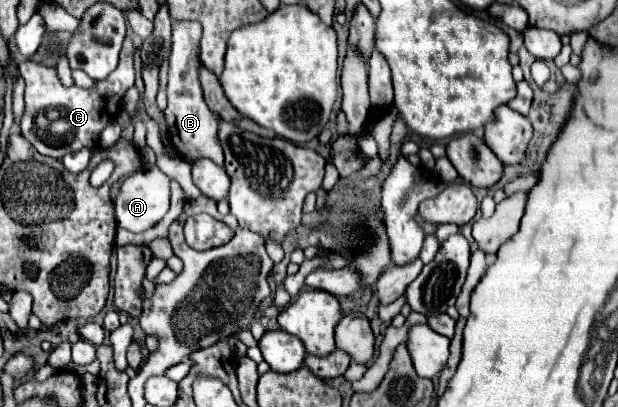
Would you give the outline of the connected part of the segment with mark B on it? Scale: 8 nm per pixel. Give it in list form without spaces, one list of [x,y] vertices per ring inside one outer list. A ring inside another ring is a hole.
[[[183,20],[173,22],[173,48],[169,56],[169,72],[167,72],[167,108],[165,120],[169,128],[169,138],[179,152],[179,156],[187,162],[195,162],[199,158],[209,158],[215,164],[223,166],[223,148],[217,138],[219,116],[209,112],[203,92],[199,86],[199,40],[201,40],[201,24]]]

